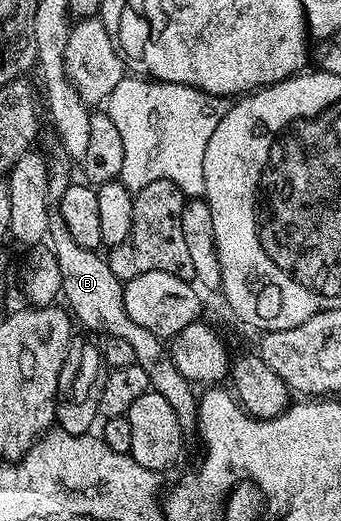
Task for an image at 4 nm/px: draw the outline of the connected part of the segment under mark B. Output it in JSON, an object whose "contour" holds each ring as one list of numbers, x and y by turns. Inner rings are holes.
{"contour":[[52,211,49,215,49,227,47,228,49,238,49,248,55,254,57,264,61,269,61,289,62,300,69,310,72,318,79,321,87,329,92,329,95,335,105,337,116,337,125,339,133,347,135,364,140,365,149,375,149,383,154,392,165,395,165,399,173,407,173,412,177,414,177,423,184,431,191,431,196,428,199,420,199,402,196,390,192,382,177,371,171,362,171,354,168,346,164,344,160,337,145,331,145,327,137,327,133,319,125,311,125,301,123,299,124,282,120,281,117,275,107,266,106,260,94,249,81,247,74,242,73,235,69,235,69,227,65,227,65,219,57,211]]}

